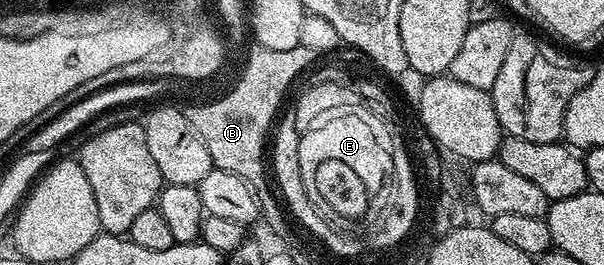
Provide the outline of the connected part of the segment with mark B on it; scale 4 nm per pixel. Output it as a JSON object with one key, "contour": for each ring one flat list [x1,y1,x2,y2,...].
{"contour":[[292,44,286,50,272,48,267,54,255,54,255,58,251,58,251,70,247,70,247,78,243,78,243,86,239,86,239,90,235,90,227,102,207,106,207,110,195,110,195,114,191,114,189,124,193,124,201,140,205,140,205,148,209,148,214,169,241,176,256,192,266,188,267,182,263,179,265,147,276,121,275,113,291,81,316,58,312,50,298,44]]}

